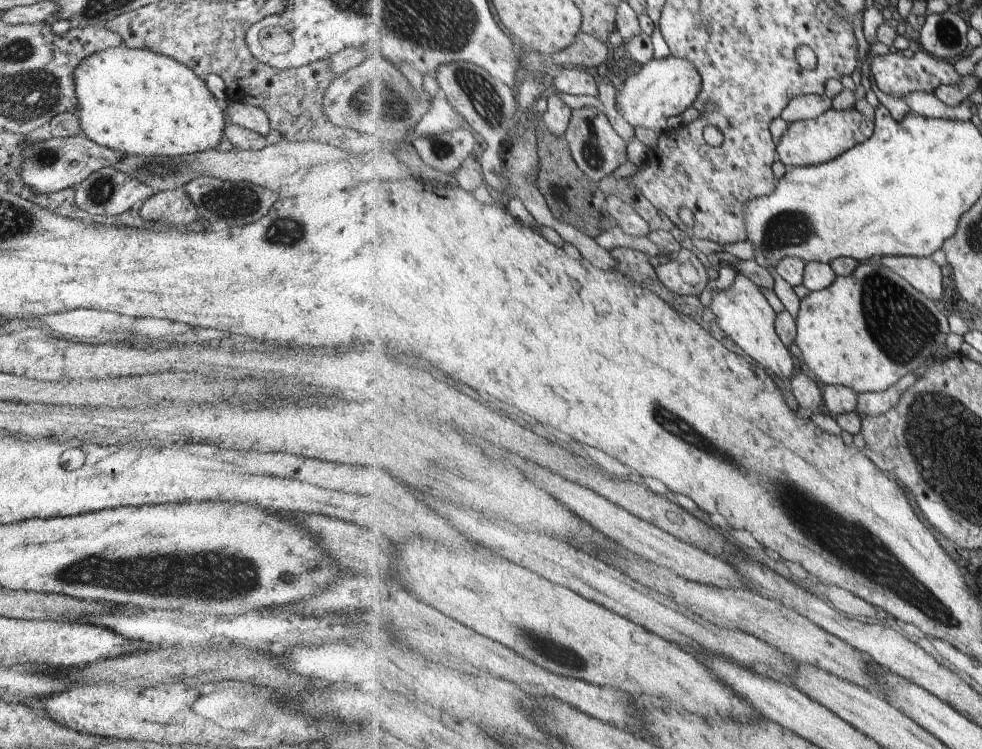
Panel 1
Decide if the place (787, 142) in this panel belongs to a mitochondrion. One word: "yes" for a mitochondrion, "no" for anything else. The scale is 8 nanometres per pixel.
no

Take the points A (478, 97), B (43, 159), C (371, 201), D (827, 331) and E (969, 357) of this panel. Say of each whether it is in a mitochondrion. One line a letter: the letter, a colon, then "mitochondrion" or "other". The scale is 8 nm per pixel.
A: mitochondrion
B: mitochondrion
C: other
D: other
E: other

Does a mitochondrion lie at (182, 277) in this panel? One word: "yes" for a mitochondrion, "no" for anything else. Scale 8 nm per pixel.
no

